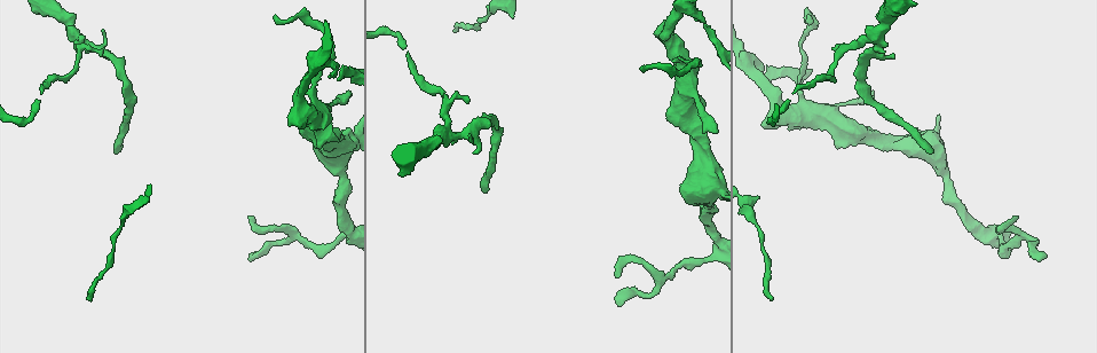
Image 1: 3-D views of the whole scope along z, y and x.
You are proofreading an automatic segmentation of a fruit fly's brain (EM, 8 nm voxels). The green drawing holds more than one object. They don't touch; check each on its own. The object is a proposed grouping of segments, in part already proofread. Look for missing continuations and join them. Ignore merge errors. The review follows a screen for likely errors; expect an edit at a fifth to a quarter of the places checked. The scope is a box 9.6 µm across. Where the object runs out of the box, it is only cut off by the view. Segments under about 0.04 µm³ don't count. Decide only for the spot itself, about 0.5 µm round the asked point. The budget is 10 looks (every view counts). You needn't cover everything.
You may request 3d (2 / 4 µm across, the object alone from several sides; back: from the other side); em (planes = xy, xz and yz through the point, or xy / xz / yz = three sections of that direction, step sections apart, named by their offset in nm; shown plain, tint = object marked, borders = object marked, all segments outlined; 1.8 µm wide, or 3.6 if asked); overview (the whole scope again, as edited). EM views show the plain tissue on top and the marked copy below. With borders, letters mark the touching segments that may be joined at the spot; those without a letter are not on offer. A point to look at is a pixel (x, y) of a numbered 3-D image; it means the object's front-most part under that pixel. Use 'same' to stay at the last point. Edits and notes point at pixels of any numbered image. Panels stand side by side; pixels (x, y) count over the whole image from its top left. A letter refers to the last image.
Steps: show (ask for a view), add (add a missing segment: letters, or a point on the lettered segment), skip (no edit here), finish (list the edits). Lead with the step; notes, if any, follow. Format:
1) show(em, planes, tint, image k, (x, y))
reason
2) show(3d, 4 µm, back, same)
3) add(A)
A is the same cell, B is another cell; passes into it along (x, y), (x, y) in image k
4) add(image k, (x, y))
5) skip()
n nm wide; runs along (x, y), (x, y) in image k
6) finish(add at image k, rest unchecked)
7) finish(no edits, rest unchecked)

show(em, planes, borders, image 1, (40, 92))
free end

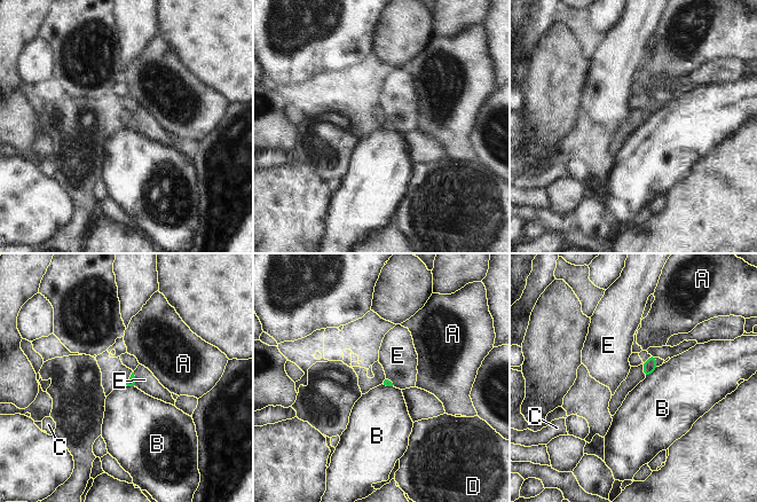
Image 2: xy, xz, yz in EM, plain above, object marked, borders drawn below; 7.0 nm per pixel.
skip()
B touches over 130 nm; A, B, C, D and E are other cells; border along (657, 366), (645, 378) in image 2; no lettered segment goes on from it

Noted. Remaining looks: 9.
show(em, 3.6 µm, xz, step 8, tint, image 1, (931, 154))
free end

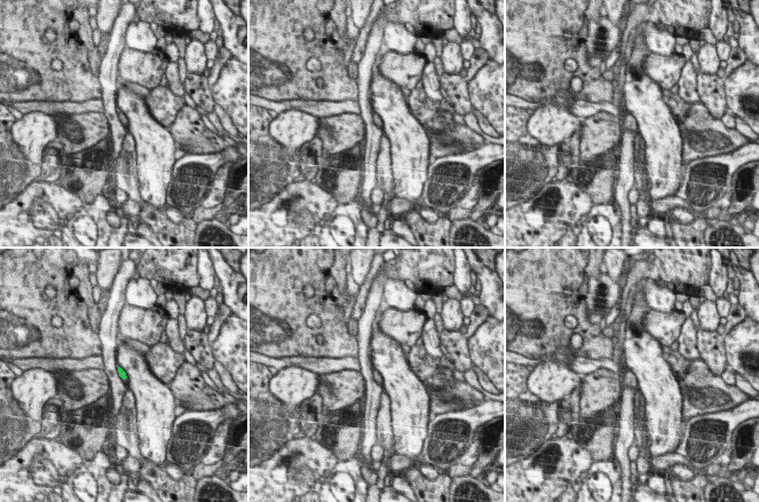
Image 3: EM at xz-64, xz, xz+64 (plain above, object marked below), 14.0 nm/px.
show(em, 3.6 µm, planes, borders, same)

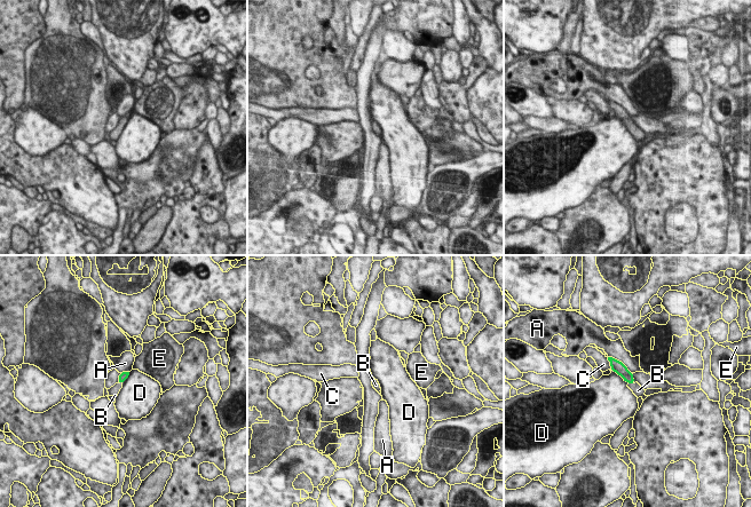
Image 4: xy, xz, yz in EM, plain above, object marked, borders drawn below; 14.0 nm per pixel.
add(image 4, (638, 390))
A touches over 420 nm; B is the same cell, A, C, D and E are other cells; the neuron continues

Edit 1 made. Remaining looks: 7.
show(overview)
see it whole again

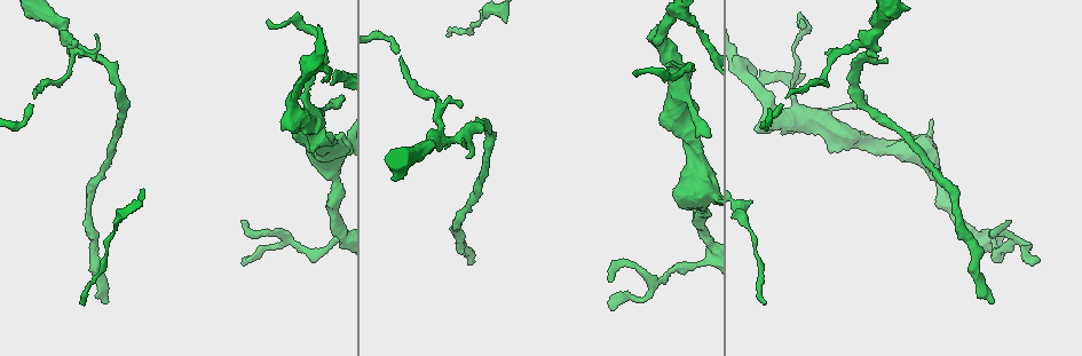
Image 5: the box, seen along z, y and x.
show(em, planes, borders, image 5, (762, 78))
a narrow waist

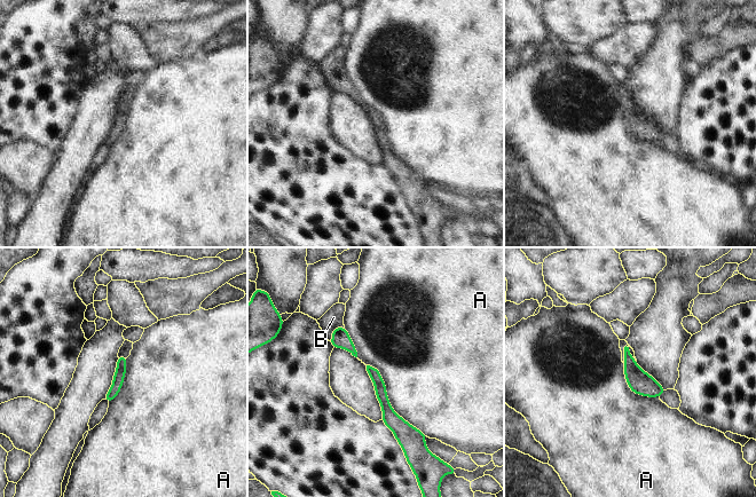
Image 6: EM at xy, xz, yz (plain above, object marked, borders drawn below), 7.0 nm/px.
add(image 6, (333, 317))
80 nm wide; B is the same cell, A is another cell; passes into it along (340, 338), (332, 330), (333, 317) in image 6; the neuron continues

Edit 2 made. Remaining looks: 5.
show(em, xz, step 4, borders, image 5, (106, 300))

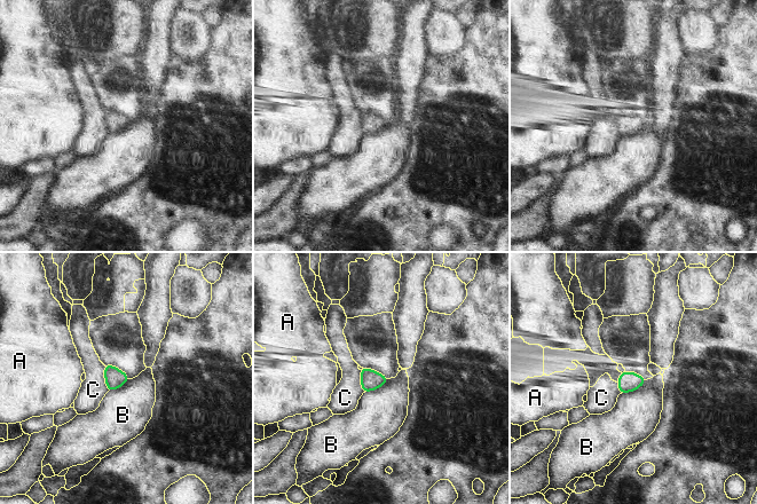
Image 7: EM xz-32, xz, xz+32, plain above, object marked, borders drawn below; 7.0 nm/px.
skip()
A, B and C are other cells; border along (647, 379), (633, 391), (621, 394) in image 7; none of them fits

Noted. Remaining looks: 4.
finish(add at image 4, add at image 6, rest unchecked)

